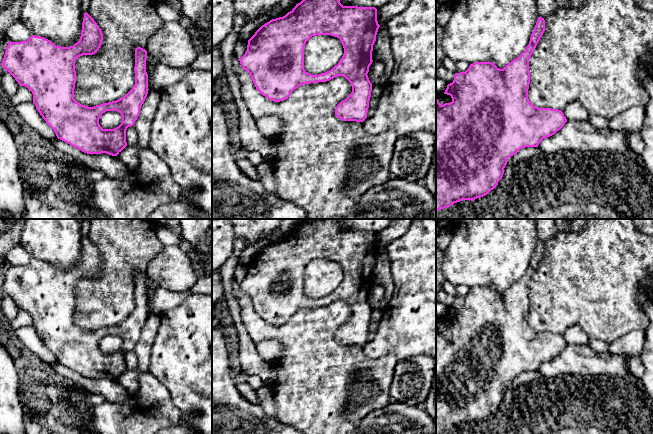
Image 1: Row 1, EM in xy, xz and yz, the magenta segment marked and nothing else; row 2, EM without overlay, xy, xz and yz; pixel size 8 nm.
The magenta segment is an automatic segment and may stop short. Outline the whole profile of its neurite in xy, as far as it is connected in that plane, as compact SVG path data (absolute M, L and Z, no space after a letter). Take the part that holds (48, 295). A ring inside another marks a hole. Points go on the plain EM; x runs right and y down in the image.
M86 236L82 246L81 261L73 270L56 270L50 264L35 259L27 265L9 265L1 289L20 310L25 310L32 316L36 333L54 354L58 363L87 378L106 377L117 380L127 370L126 354L134 349L148 318L147 275L141 271L135 273L135 308L125 320L116 325L88 331L74 323L75 284L83 279L95 278L101 271L102 265L101 253ZM106 335L117 335L121 338L122 346L118 351L103 353L100 350L99 343Z

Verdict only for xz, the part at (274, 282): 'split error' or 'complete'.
complete

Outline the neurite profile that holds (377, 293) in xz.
M373 285L369 291L368 302L372 308L378 307L385 297L385 289L380 285Z

